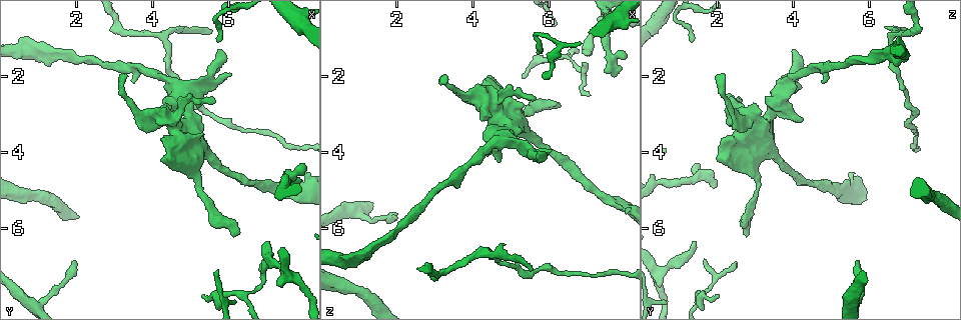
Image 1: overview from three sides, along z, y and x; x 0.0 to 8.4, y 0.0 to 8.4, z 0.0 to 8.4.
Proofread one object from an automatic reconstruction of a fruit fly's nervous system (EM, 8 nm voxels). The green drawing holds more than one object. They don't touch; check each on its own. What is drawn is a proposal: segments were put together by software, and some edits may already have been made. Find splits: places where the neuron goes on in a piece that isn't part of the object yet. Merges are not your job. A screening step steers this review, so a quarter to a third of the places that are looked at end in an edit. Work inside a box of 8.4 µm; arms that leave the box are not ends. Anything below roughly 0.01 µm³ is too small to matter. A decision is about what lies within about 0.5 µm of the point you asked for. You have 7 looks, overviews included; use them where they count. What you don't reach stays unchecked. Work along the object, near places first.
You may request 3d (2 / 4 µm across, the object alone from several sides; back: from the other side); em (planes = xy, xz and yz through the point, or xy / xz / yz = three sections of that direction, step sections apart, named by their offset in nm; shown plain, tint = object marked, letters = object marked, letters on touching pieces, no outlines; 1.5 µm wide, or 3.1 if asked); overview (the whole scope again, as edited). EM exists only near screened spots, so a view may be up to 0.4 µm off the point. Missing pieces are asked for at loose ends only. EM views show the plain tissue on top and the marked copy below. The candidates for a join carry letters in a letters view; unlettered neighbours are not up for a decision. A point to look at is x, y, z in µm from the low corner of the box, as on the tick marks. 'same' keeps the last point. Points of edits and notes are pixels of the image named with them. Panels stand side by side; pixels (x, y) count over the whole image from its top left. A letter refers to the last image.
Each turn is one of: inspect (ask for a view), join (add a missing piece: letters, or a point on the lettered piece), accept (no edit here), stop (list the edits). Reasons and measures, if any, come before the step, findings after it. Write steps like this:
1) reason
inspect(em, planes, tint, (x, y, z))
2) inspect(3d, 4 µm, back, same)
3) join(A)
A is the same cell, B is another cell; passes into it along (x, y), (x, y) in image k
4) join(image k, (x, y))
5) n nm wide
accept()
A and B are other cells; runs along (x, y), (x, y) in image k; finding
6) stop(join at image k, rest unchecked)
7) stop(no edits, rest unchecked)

tapers out
inspect(em, planes, letters, (5.30, 7.75, 2.00))

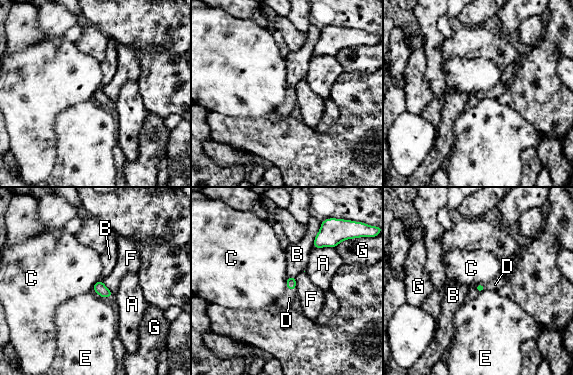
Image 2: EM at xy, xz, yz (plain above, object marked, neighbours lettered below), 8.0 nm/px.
join(D)
D is the same cell, A, B, C, E, F and G are other cells; passes into it along (291, 281), (291, 289), (289, 298) in image 2; it goes on there

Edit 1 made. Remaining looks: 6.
inspect(overview)

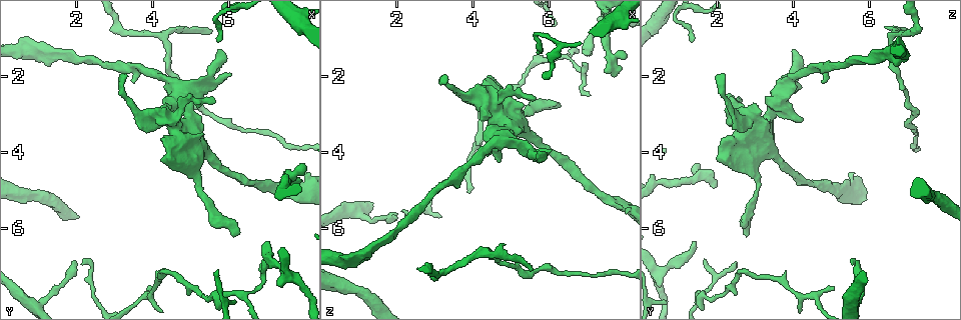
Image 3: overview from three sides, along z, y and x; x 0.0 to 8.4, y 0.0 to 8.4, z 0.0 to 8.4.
an open end
inspect(3d, 2 µm, (7.10, 6.40, 1.35))

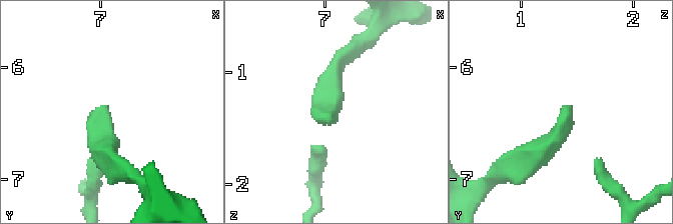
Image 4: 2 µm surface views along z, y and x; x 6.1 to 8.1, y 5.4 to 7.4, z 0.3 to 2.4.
shape alone is not enough
inspect(em, planes, letters, (7.08, 6.36, 1.42))

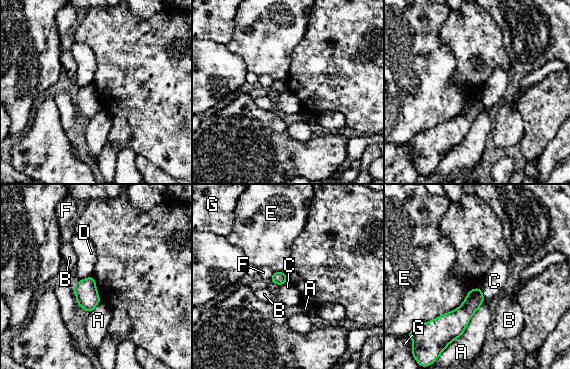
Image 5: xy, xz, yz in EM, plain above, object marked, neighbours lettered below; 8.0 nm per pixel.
accept()
A, B, C, D, E, F and G are other cells; border along (481, 287), (481, 293), (485, 300) in image 5; no lettered piece goes on from it

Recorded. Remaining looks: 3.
stop(join at image 2, rest unchecked)

